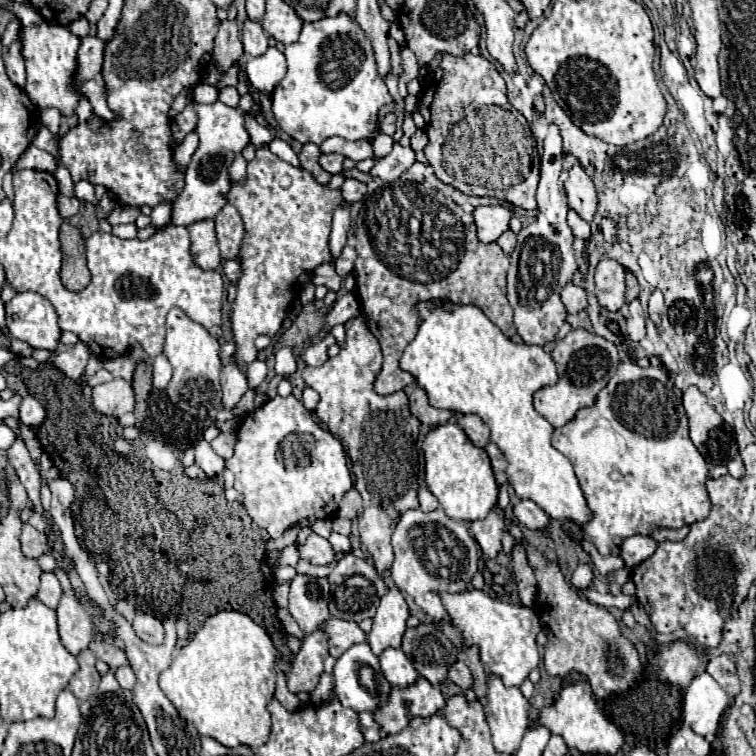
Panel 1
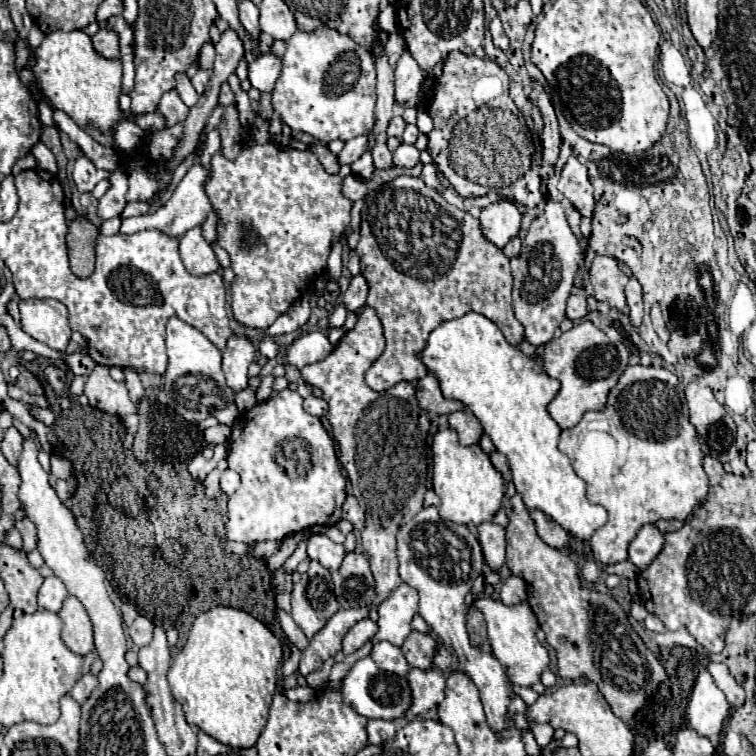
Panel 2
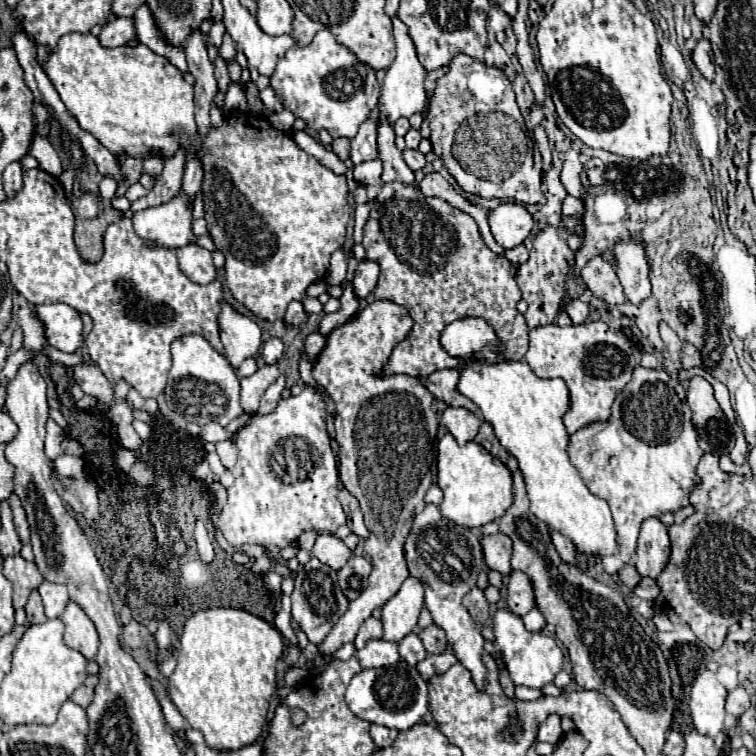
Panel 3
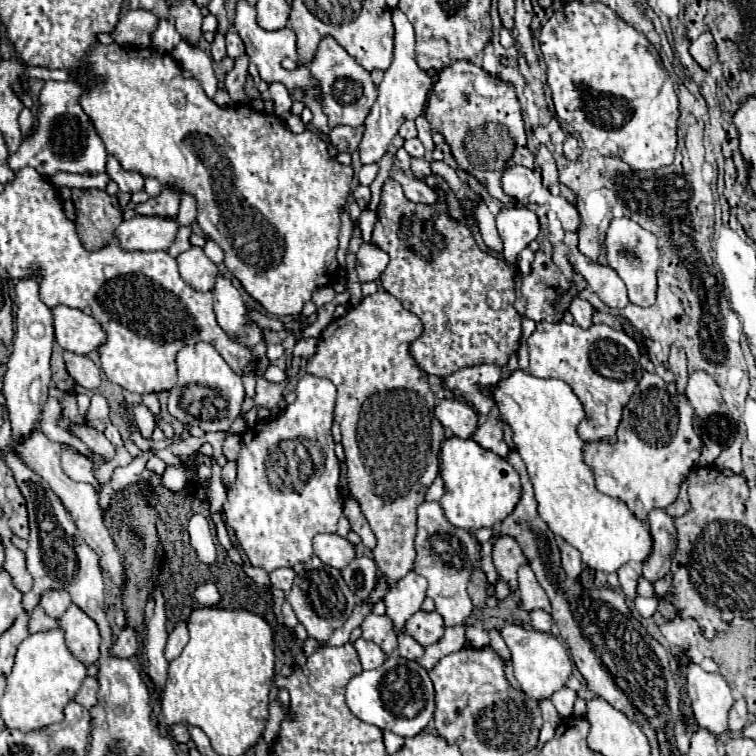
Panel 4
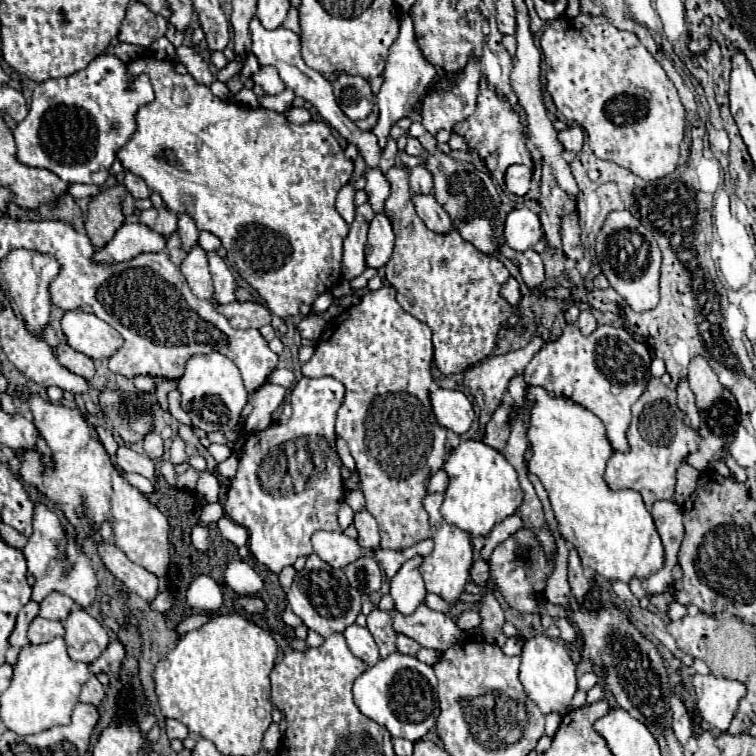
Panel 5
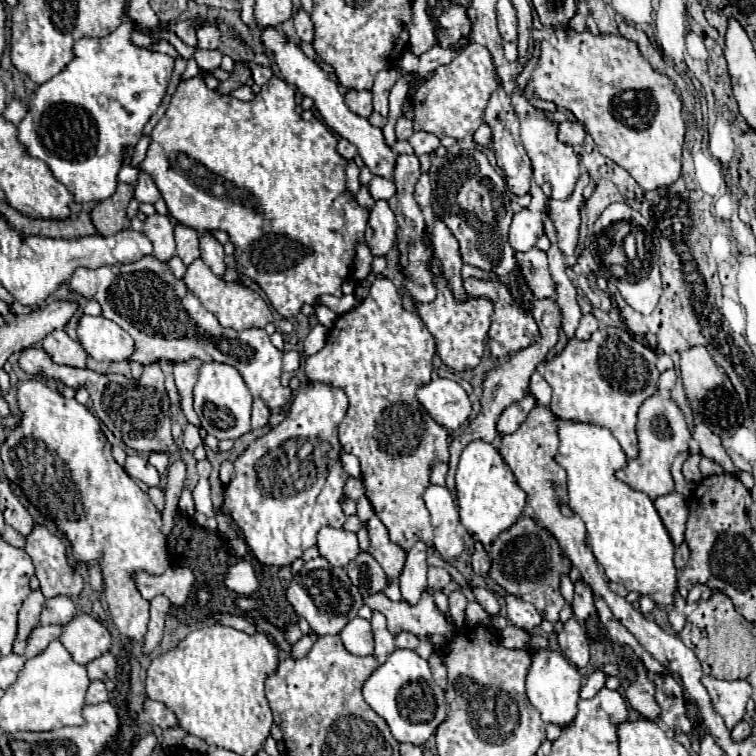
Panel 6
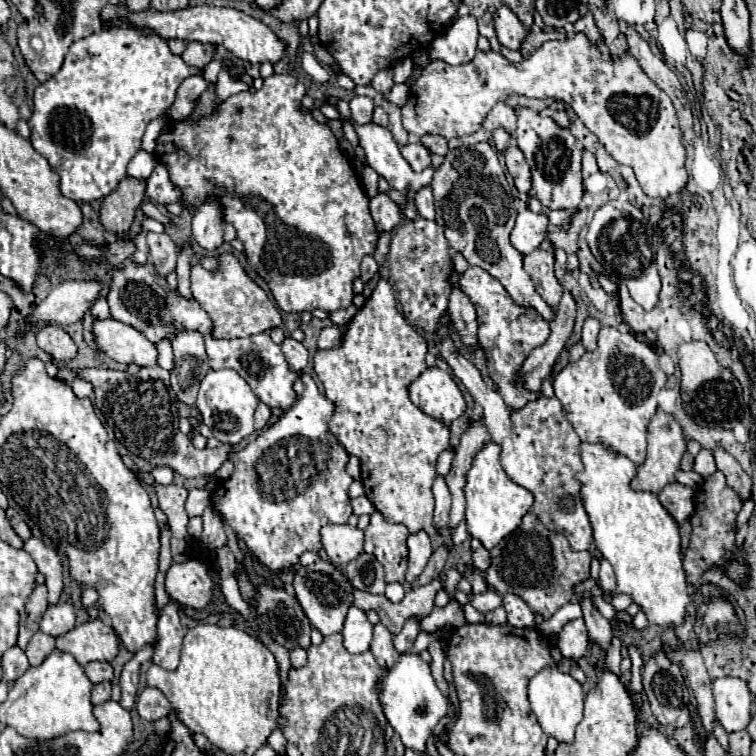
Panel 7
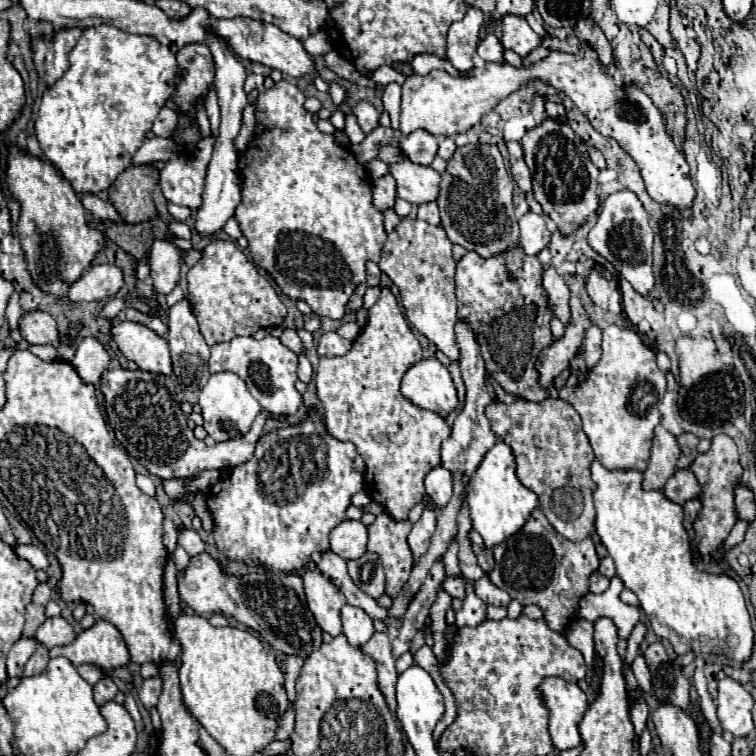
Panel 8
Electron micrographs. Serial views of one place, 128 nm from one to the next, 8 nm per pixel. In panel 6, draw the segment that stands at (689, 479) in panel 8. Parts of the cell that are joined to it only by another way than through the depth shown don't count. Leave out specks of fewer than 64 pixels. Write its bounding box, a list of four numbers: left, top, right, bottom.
[654,492,688,546]

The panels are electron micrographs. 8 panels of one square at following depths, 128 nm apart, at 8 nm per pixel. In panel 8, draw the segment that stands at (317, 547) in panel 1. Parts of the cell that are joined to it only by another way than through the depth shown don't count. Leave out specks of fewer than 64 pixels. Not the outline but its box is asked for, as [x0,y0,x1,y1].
[330,520,368,560]

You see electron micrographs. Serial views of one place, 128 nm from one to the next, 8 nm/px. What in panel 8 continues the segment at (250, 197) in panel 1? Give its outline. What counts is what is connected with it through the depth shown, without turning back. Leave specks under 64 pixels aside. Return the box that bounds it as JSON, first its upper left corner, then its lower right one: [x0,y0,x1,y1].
[236,80,386,320]

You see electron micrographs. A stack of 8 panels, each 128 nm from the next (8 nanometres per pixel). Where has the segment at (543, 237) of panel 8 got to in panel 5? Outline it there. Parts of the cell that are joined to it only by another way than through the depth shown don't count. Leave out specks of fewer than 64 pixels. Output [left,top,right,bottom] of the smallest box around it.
[504,208,542,252]

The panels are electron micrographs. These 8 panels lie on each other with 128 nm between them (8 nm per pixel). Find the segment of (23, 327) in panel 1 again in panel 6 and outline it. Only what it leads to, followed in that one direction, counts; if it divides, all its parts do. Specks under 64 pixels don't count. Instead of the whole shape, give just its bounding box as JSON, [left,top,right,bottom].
[78,316,134,362]

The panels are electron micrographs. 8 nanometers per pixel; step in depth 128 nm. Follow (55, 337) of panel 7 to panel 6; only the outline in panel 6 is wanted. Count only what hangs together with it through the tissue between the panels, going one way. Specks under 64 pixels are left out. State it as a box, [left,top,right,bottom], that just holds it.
[42,330,86,368]

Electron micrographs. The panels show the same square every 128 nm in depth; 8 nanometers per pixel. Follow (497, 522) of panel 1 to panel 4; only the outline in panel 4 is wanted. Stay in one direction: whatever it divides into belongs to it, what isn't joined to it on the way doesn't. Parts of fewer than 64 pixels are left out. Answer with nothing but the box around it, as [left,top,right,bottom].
[492,536,528,592]

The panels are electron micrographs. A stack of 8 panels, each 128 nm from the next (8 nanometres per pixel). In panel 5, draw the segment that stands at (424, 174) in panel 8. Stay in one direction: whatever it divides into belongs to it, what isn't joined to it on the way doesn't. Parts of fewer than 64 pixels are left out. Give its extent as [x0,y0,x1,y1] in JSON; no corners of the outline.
[250,18,380,168]

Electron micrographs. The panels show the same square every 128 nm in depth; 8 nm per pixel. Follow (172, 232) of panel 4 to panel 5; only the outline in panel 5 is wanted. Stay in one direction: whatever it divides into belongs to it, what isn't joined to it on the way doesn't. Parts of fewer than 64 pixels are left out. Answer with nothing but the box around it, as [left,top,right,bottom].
[92,222,166,264]

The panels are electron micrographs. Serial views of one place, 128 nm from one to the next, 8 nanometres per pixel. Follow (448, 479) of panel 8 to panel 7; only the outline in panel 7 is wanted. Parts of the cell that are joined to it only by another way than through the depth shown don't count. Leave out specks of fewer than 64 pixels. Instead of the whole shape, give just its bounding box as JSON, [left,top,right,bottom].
[432,476,450,528]

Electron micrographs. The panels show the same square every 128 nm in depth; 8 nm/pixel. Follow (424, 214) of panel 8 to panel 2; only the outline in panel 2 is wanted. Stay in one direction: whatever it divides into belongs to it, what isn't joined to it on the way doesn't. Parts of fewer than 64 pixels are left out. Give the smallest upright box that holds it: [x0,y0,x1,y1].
[394,144,420,168]

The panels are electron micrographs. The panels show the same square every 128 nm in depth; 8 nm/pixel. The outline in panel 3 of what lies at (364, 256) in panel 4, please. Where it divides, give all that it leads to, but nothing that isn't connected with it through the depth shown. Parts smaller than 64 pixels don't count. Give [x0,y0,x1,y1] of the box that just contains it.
[354,258,380,298]

